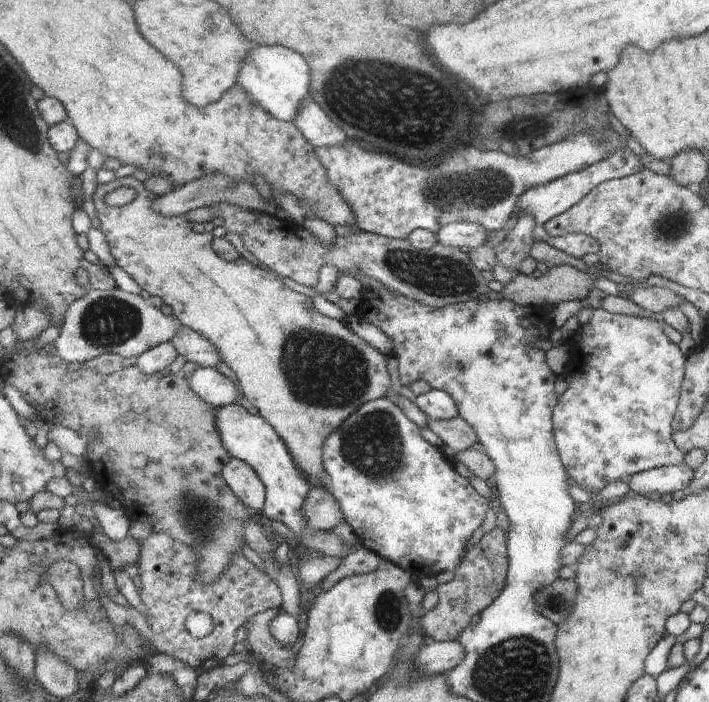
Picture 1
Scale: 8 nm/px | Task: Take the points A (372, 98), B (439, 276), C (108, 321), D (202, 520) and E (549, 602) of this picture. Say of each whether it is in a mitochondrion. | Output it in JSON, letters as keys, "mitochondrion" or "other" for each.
{"A":"mitochondrion","B":"mitochondrion","C":"mitochondrion","D":"mitochondrion","E":"mitochondrion"}

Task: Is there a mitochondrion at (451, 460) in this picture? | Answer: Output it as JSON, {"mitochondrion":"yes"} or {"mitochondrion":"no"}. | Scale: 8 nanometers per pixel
{"mitochondrion":"no"}

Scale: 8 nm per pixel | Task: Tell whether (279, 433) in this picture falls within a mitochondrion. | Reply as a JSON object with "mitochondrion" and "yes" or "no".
{"mitochondrion":"no"}

